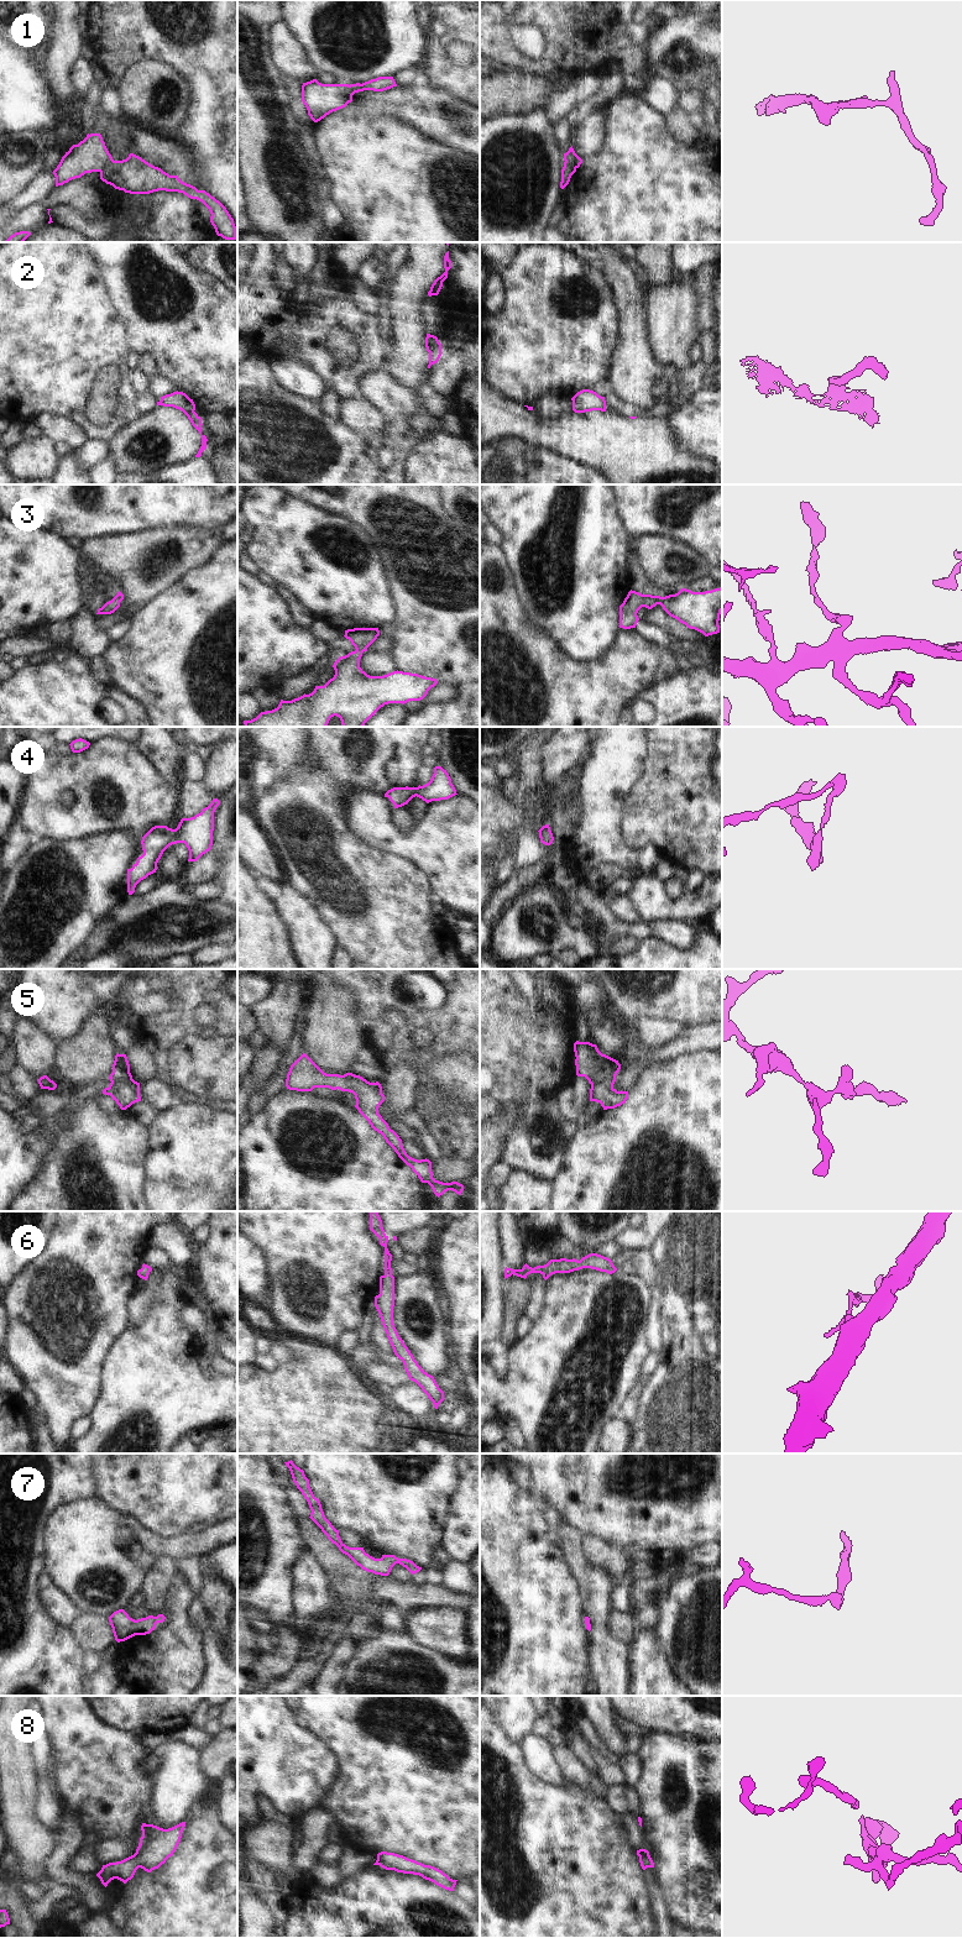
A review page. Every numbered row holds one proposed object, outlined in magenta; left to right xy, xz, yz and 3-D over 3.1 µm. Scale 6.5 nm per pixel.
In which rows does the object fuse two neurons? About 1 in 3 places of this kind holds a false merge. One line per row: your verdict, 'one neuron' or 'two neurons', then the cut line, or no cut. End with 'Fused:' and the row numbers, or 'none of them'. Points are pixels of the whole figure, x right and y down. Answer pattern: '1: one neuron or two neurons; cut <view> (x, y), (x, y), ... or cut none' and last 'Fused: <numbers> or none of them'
1: two neurons; cut xy (113, 160), (100, 172)
2: two neurons; cut xz (438, 340), (425, 345)
3: one neuron; cut none
4: one neuron; cut none
5: one neuron; cut none
6: one neuron; cut none
7: one neuron; cut none
8: one neuron; cut none
Fused: 1, 2

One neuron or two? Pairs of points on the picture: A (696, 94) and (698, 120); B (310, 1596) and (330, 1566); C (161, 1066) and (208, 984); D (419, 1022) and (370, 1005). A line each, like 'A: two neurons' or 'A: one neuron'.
A: one neuron
B: two neurons
C: one neuron
D: one neuron

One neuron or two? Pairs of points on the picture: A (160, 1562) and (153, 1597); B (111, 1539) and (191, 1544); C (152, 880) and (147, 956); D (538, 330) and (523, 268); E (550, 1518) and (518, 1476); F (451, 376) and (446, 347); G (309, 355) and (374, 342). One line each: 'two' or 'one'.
A: one
B: one
C: two
D: one
E: one
F: two
G: one

